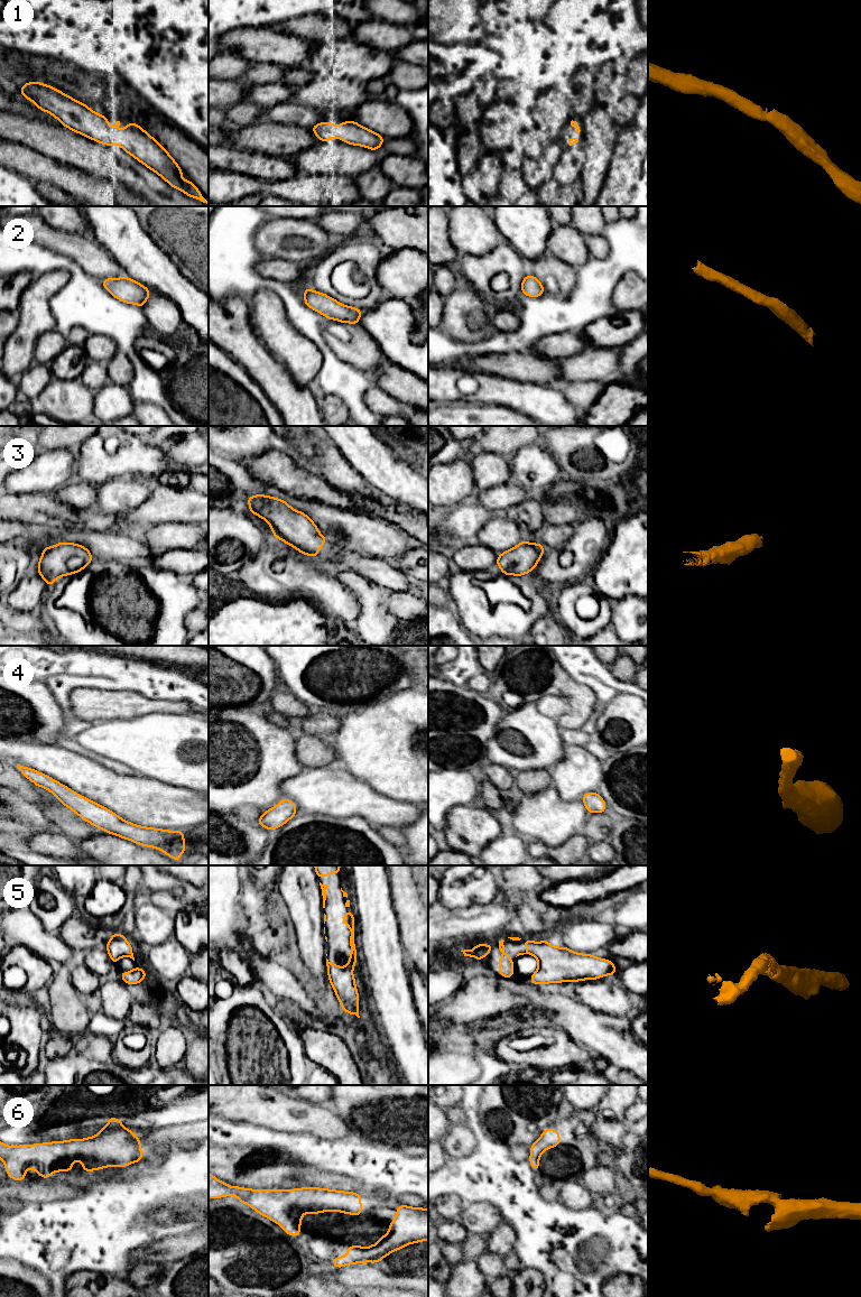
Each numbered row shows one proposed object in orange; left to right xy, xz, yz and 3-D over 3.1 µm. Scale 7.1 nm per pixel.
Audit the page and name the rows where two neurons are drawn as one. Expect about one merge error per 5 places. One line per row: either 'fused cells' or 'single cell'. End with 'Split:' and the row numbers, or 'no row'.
1: single cell
2: single cell
3: single cell
4: single cell
5: single cell
6: single cell
Split: no row

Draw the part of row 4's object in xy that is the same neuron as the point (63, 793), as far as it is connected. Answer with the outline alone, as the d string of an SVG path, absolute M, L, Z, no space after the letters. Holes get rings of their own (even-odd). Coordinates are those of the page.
M17 765L20 772L36 786L43 787L54 794L63 805L76 813L87 823L122 839L132 841L142 846L160 849L175 861L180 860L180 854L187 849L184 844L184 831L166 831L160 828L144 827L123 821L108 808L78 795L77 793L57 782L55 779Z

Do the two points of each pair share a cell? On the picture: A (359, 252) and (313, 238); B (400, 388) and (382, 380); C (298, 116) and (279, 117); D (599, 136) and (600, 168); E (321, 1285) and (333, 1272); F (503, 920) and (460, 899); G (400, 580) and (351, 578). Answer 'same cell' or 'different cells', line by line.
A: different cells
B: same cell
C: same cell
D: same cell
E: different cells
F: different cells
G: different cells

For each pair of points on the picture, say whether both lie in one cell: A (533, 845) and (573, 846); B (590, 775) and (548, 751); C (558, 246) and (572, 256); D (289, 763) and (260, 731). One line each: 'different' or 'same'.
A: same
B: different
C: same
D: same

